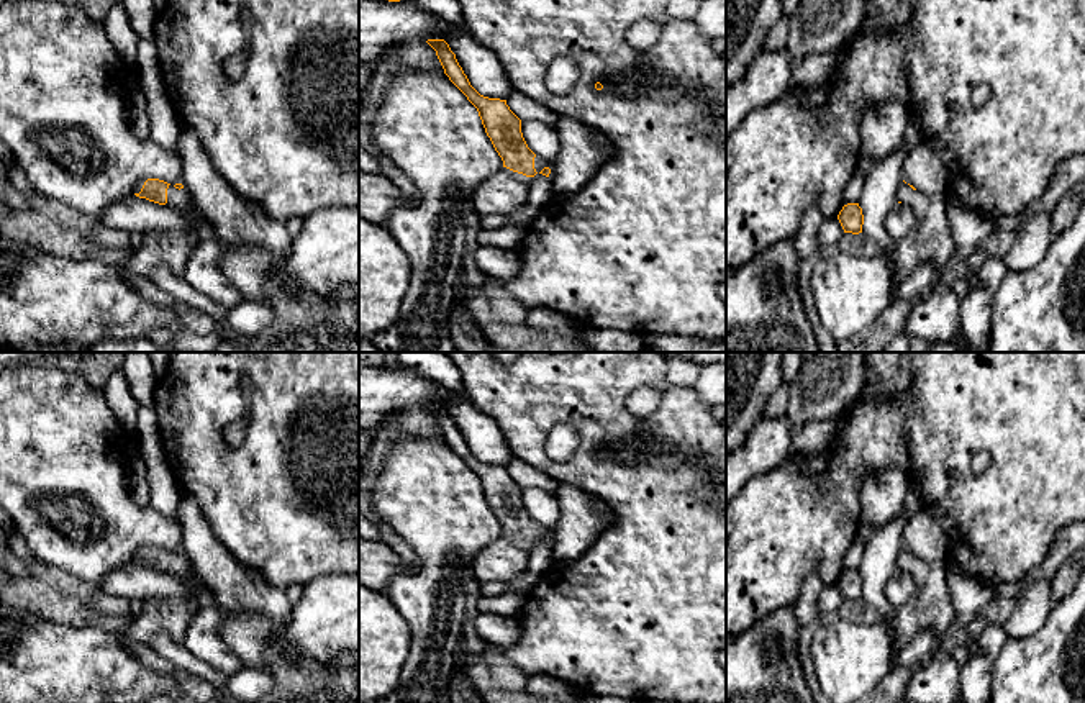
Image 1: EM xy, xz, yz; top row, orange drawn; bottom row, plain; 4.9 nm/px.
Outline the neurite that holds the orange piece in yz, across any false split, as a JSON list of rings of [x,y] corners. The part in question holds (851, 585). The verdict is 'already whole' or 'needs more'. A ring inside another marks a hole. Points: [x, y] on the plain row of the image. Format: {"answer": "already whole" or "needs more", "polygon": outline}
{"answer": "already whole", "polygon": [[[847,570],[838,582],[838,587],[844,596],[844,600],[859,601],[862,600],[864,582],[859,570]]]}

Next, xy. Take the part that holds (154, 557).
{"answer": "needs more", "polygon": [[[159,546],[139,547],[133,560],[149,569],[188,578],[193,575],[192,564],[182,551],[170,552]]]}

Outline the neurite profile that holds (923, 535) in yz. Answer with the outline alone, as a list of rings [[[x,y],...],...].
[[[924,508],[908,518],[903,528],[903,547],[931,564],[944,564],[949,557],[947,534]]]

